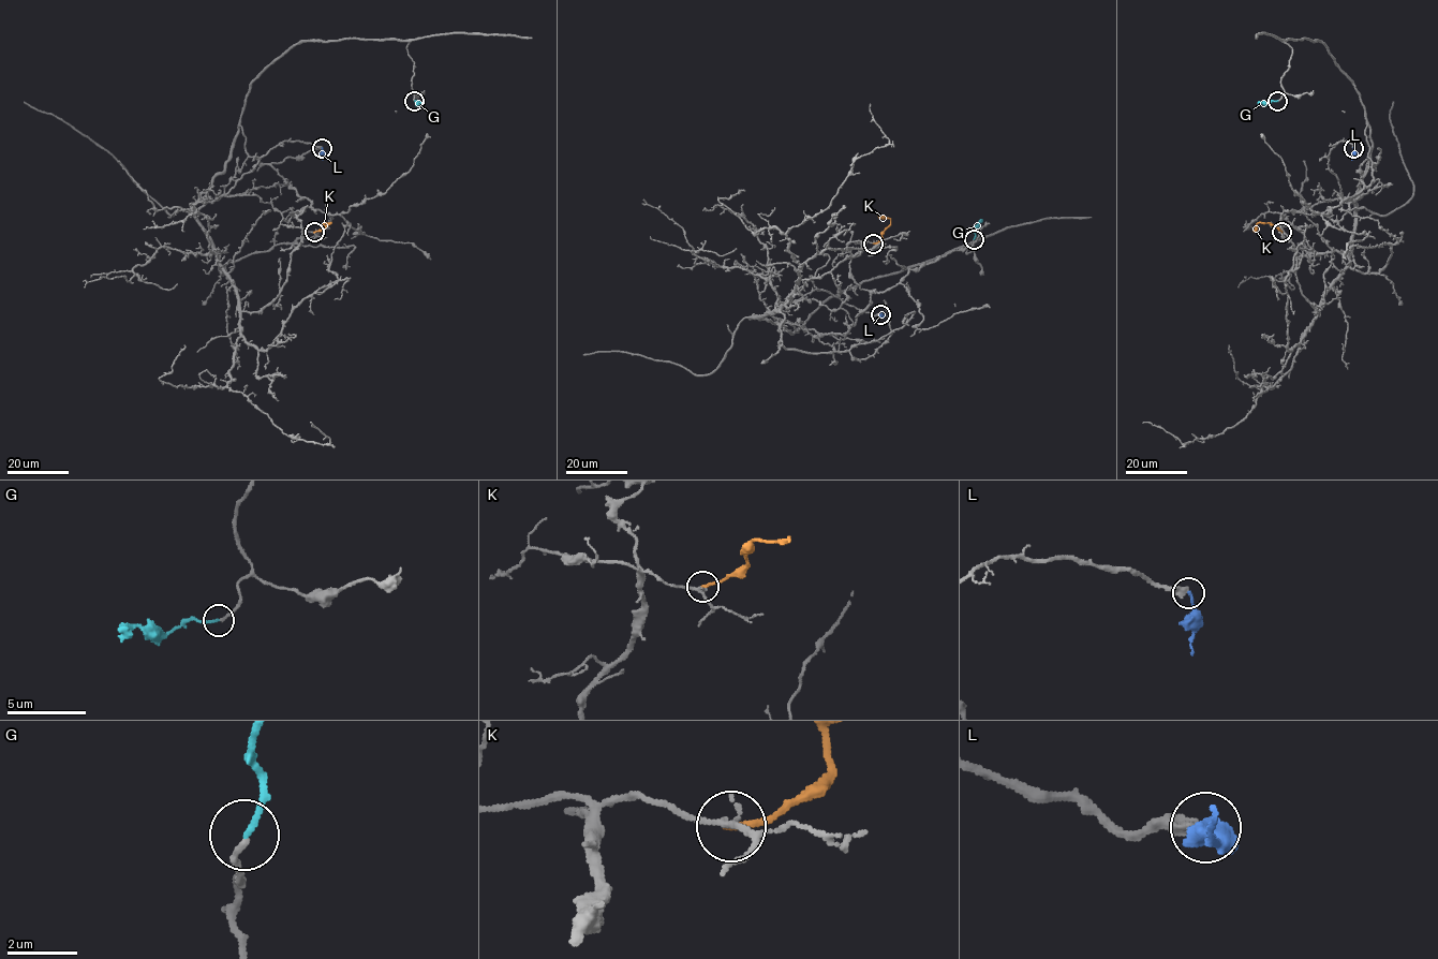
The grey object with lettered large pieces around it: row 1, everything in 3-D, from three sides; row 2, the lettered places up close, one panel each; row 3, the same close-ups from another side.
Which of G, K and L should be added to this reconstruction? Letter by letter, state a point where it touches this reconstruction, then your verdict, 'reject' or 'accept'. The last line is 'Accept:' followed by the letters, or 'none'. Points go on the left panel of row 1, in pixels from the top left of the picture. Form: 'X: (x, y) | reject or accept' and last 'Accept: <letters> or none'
G: (414, 101) | accept
K: (314, 232) | reject
L: (322, 148) | reject
Accept: G

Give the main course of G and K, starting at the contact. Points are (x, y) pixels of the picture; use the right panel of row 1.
G: (1277, 101), (1257, 103)
K: (1281, 232), (1262, 222), (1257, 224), (1254, 232)

